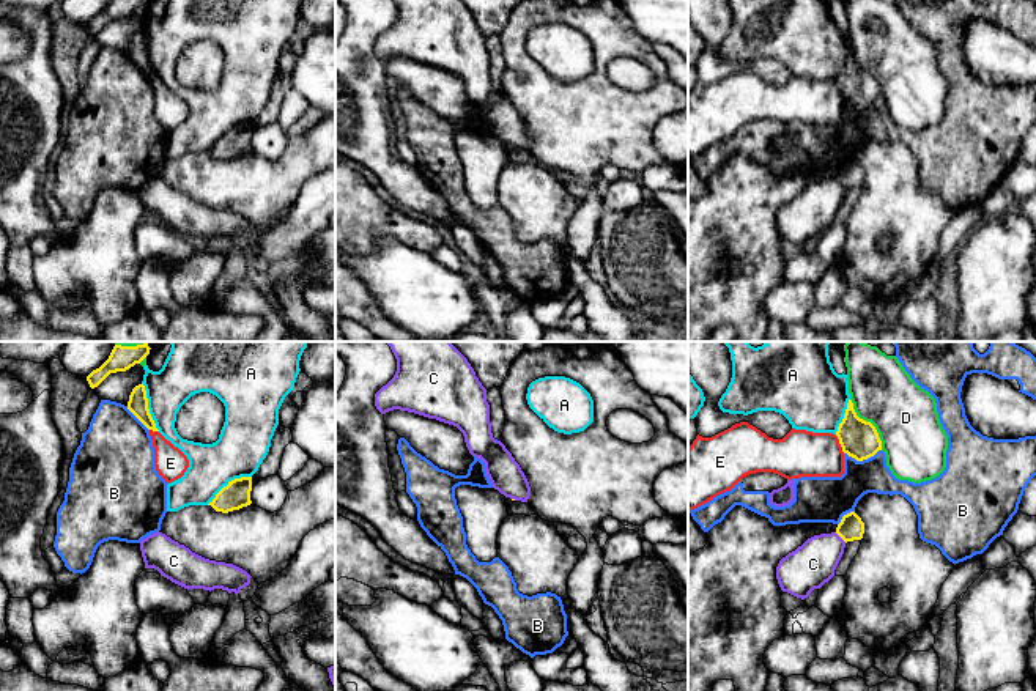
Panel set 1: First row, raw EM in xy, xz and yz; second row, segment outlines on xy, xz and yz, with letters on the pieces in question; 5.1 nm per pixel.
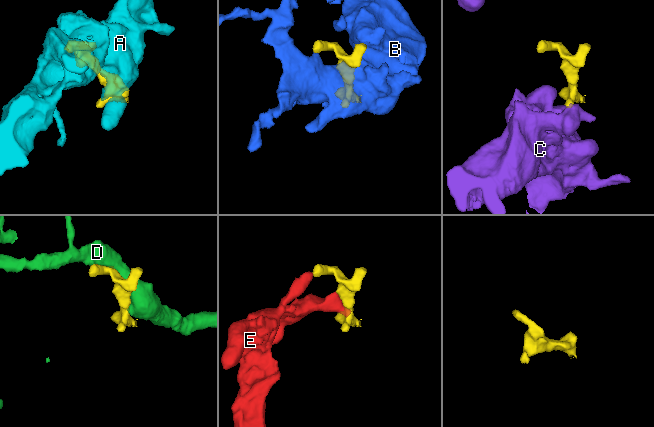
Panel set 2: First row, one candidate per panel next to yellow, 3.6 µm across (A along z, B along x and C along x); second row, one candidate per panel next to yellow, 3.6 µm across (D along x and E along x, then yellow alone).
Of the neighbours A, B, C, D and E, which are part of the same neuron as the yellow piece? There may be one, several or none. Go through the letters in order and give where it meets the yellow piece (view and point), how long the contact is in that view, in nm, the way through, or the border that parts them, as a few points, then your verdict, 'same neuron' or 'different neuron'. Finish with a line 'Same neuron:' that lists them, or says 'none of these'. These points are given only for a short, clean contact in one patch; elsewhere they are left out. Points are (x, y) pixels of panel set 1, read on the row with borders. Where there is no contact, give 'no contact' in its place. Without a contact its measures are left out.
A: contact xy (229, 482); length 280 nm; different neuron
B: contact yz (862, 460); length 190 nm; different neuron
C: contact yz (841, 537); length 80 nm; border yz (835, 532), (846, 542); different neuron
D: contact yz (869, 422); length 300 nm; different neuron
E: contact yz (839, 443); length 110 nm; border yz (835, 435), (844, 452); different neuron
Same neuron: none of these

